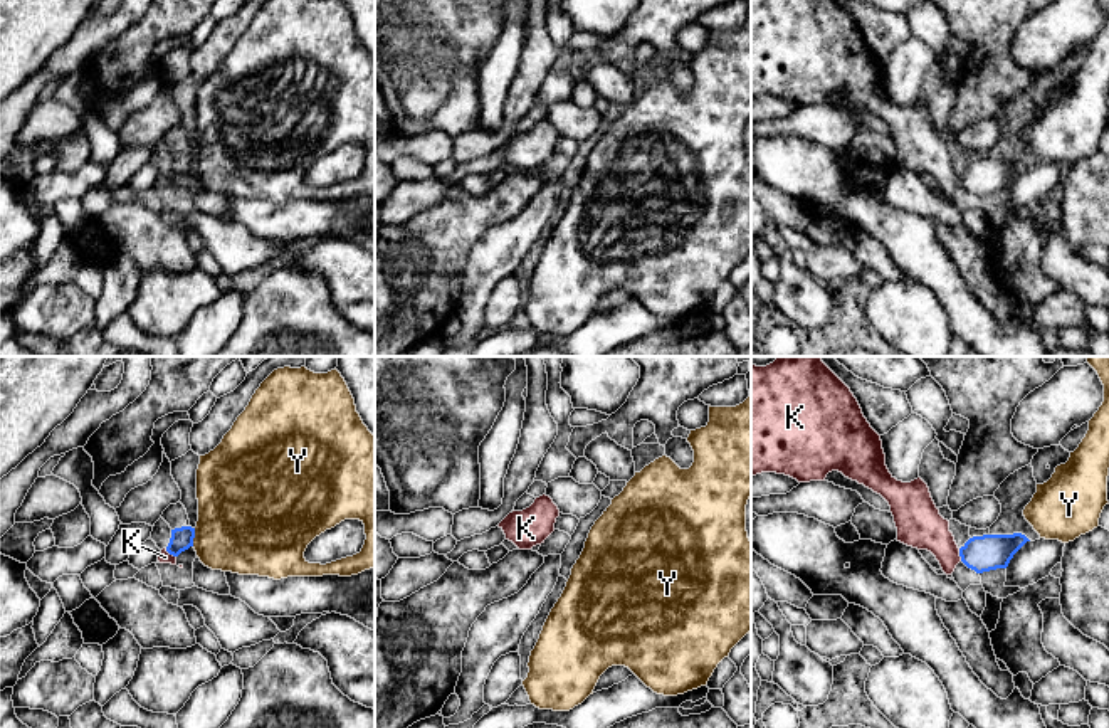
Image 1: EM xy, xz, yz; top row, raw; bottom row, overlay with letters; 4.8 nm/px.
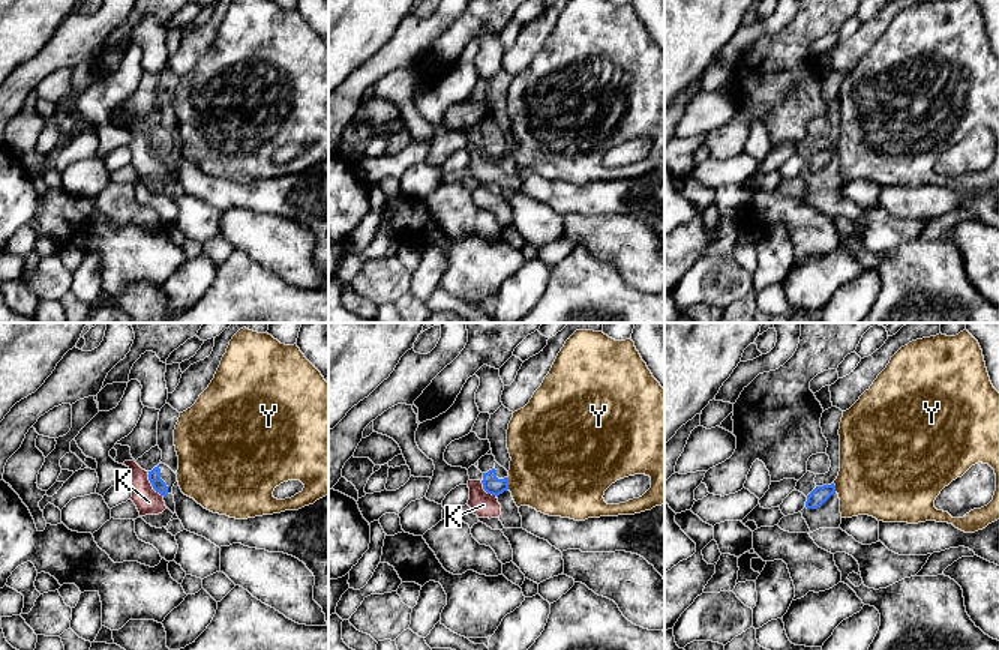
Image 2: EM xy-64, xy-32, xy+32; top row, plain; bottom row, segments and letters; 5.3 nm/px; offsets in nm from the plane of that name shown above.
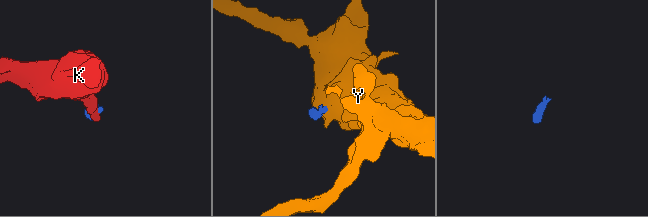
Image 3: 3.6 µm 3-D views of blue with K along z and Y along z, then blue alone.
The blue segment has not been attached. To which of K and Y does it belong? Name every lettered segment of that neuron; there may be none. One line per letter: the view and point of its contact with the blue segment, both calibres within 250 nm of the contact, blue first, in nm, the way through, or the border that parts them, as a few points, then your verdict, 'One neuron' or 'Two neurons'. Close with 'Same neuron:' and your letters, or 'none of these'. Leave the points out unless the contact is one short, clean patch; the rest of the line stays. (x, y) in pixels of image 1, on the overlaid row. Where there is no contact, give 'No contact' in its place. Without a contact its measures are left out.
K: Touches blue at yz (960, 555). Thickness 180 nm (blue) against 220 nm. Boundary: yz (958, 548), (961, 560). Two neurons
Y: Touches blue at xy (194, 537). Thickness 110 nm (blue) against 460 nm. Boundary: xy (195, 528), (192, 545). Two neurons
Same neuron: none of these

